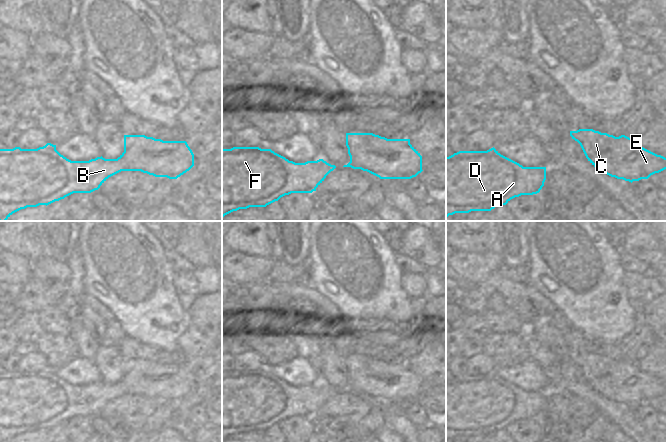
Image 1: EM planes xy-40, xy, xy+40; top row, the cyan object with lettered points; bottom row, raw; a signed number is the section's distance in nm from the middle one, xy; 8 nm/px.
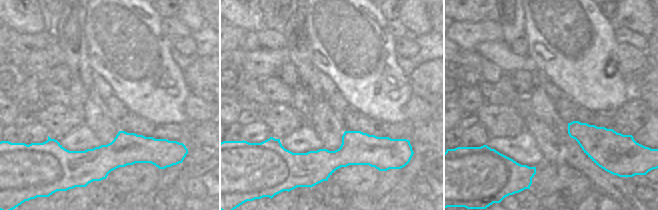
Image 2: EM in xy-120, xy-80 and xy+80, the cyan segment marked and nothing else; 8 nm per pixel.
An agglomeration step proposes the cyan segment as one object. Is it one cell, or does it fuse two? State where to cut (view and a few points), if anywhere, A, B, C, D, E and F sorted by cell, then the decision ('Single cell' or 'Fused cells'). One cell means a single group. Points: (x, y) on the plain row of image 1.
No split. Groups: A B C D E F. Single cell.

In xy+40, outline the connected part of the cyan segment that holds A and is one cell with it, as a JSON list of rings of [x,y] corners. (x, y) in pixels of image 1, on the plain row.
[[[494,371],[487,375],[459,375],[446,381],[446,441],[455,437],[491,435],[499,429],[506,429],[521,419],[540,416],[546,404],[546,391],[523,391],[501,379]]]

